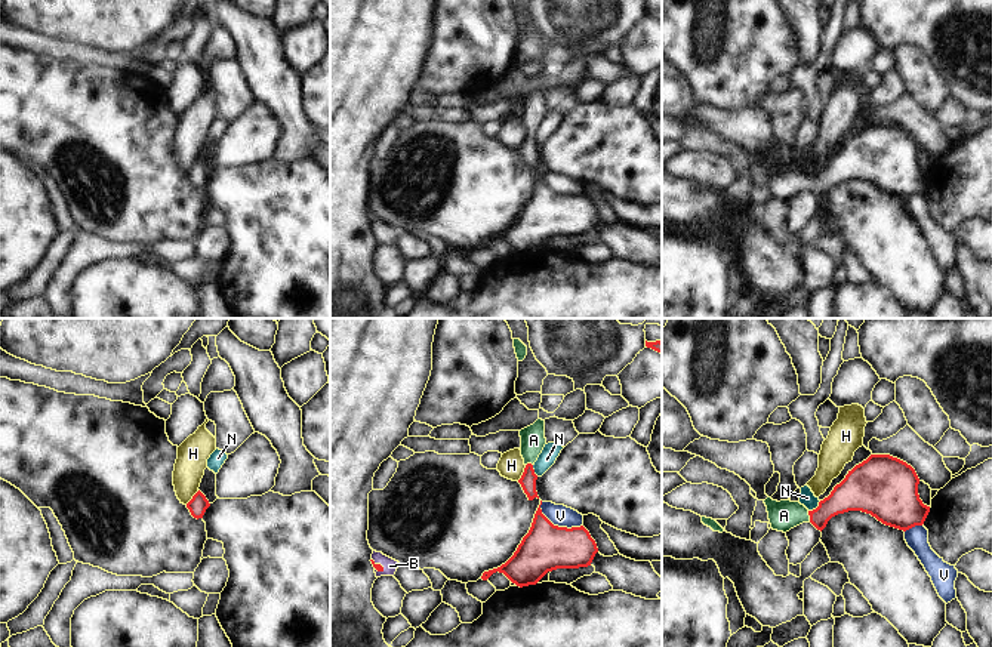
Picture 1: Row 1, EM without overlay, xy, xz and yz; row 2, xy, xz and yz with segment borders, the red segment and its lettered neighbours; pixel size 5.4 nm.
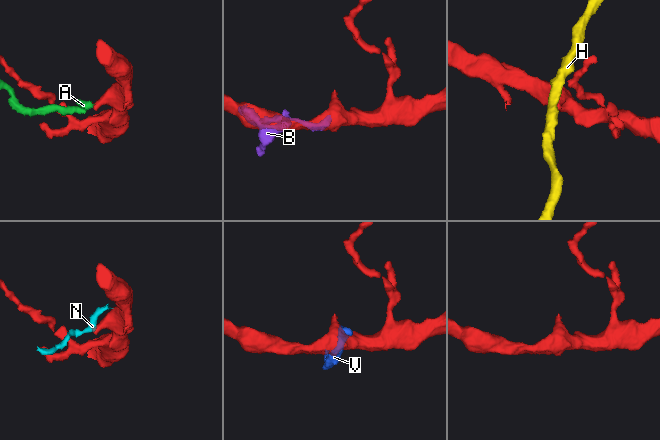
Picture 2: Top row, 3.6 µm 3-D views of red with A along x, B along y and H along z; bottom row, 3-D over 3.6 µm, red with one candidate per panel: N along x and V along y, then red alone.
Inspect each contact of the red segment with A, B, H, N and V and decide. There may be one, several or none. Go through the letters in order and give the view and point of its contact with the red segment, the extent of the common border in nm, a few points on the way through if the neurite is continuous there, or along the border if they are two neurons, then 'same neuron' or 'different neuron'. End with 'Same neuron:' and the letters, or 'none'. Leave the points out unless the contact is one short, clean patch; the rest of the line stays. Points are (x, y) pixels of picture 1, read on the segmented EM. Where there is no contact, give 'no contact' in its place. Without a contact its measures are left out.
A: contact yz (810, 517); length 70 nm; way yz (850, 495), (819, 517), (810, 517), (783, 515); same neuron
B: contact xz (379, 564); length 100 nm; way xz (378, 567), (379, 564), (390, 566); same neuron
H: contact xz (523, 473); length 100 nm; border xz (526, 465), (517, 480); different neuron
N: contact yz (816, 508); length 90 nm; border yz (820, 501), (809, 511); different neuron
V: contact xz (557, 526); length 260 nm; different neuron
Same neuron: A, B

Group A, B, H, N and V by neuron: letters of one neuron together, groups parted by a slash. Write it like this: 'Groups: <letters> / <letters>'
Groups: A B / H / N / V

